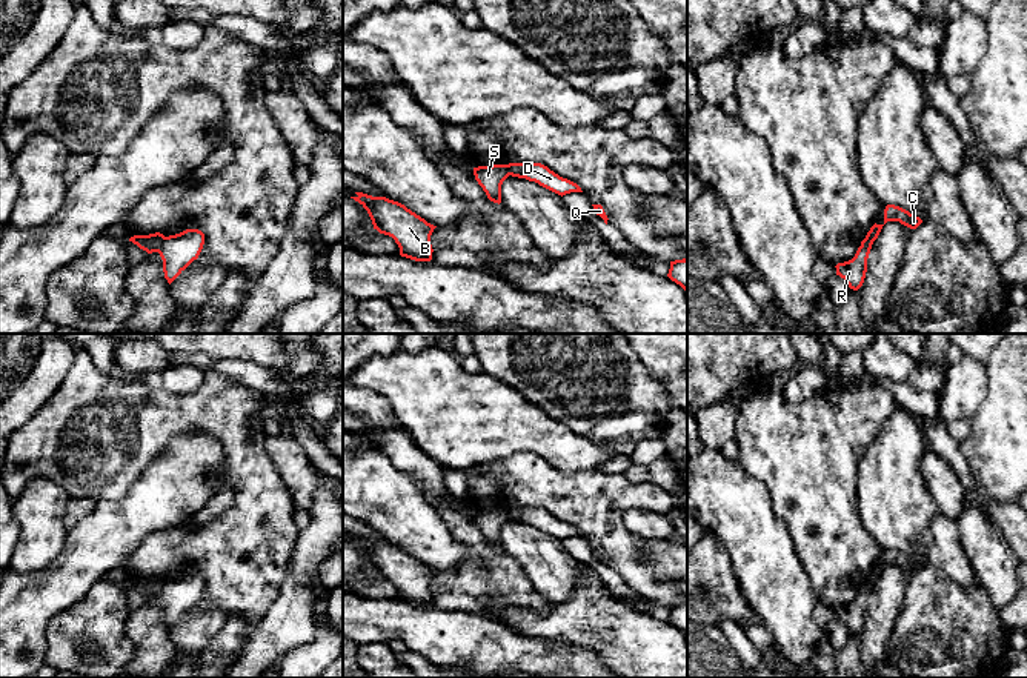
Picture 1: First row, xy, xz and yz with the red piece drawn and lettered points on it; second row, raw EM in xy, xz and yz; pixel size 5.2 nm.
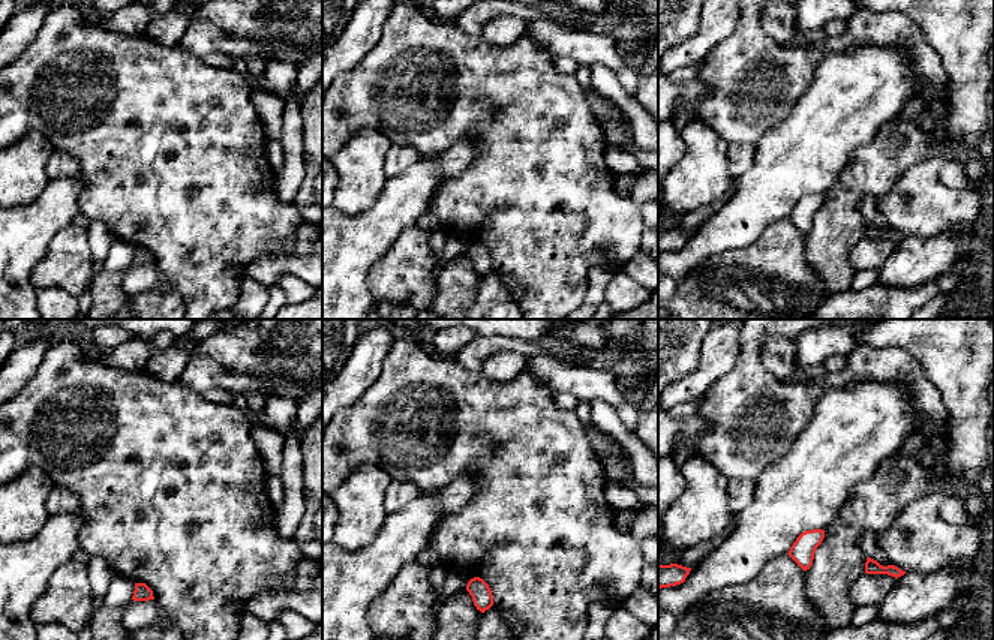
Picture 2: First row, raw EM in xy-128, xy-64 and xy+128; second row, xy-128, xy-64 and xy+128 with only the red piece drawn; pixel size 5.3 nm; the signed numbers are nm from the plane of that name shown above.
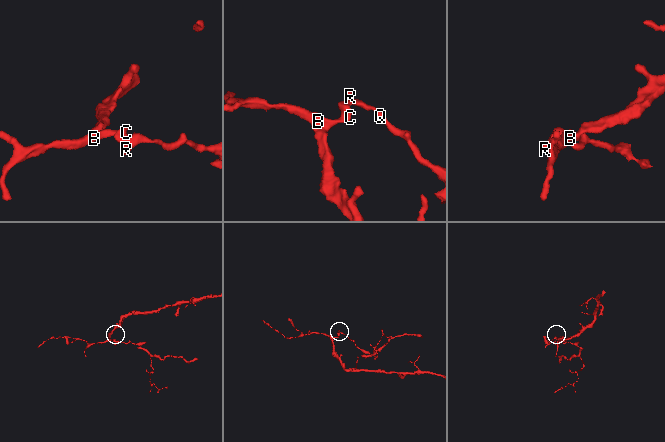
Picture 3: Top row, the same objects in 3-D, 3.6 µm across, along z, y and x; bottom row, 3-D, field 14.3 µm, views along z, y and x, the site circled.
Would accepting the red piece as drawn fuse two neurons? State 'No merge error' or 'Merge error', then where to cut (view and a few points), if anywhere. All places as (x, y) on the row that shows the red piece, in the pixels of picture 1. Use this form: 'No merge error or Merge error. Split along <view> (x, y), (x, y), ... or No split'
Merge error. Split along xy (165, 237), (157, 251)

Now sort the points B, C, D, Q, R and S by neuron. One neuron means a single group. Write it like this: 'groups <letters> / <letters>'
groups B C S / D Q R

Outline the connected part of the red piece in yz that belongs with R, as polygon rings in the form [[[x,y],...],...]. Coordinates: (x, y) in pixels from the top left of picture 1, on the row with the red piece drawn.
[[[864,238],[852,260],[838,263],[835,266],[836,275],[844,278],[849,287],[853,291],[858,291],[864,283],[870,249],[872,248],[869,244],[869,240]]]

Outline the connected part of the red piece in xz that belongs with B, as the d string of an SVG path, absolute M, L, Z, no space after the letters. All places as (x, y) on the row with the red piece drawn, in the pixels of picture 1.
M355 192L354 198L369 214L374 229L389 235L400 248L400 255L415 261L432 260L430 235L437 226L407 209L404 204L386 197L372 197Z

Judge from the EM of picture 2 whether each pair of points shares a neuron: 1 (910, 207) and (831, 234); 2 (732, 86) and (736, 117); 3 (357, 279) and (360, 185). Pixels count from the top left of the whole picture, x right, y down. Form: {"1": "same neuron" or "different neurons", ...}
{"1": "different neurons", "2": "same neuron", "3": "different neurons"}

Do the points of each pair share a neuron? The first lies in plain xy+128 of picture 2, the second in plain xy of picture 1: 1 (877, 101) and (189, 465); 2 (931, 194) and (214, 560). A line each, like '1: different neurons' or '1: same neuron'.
1: same neuron
2: same neuron

